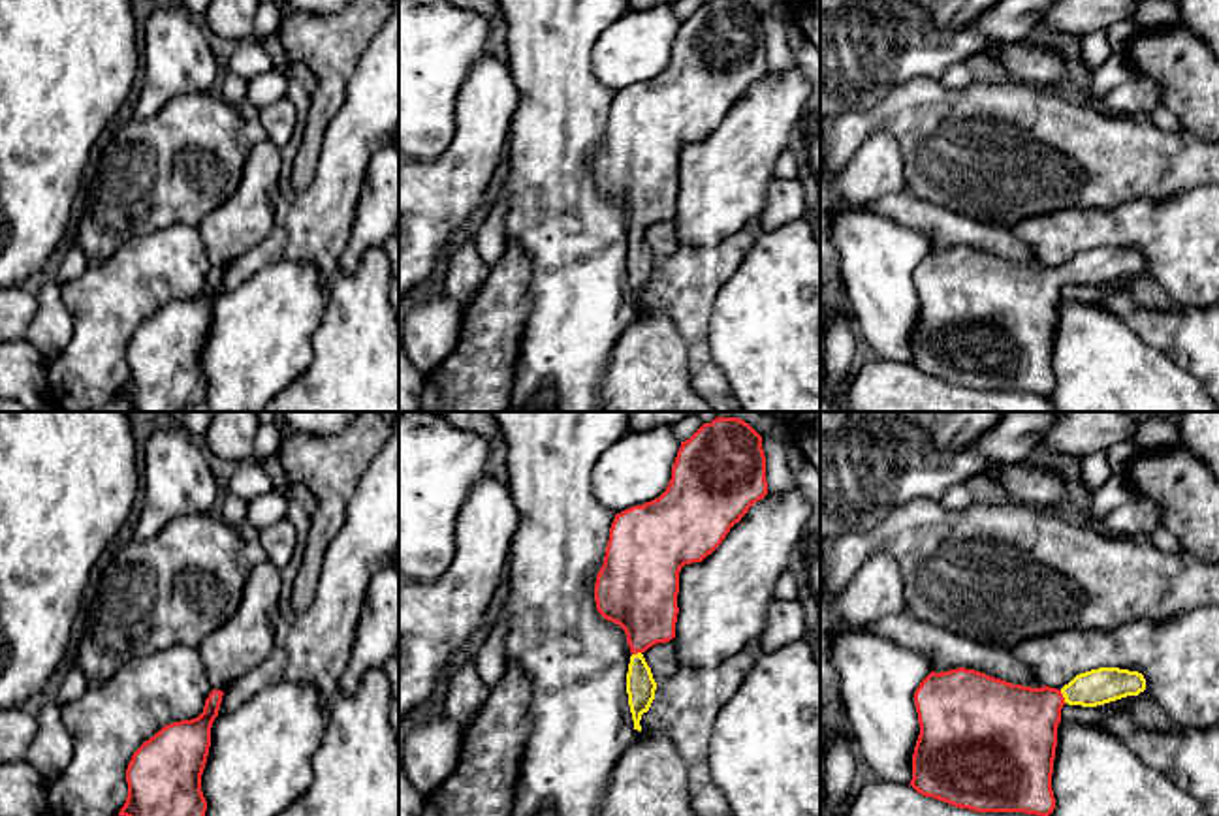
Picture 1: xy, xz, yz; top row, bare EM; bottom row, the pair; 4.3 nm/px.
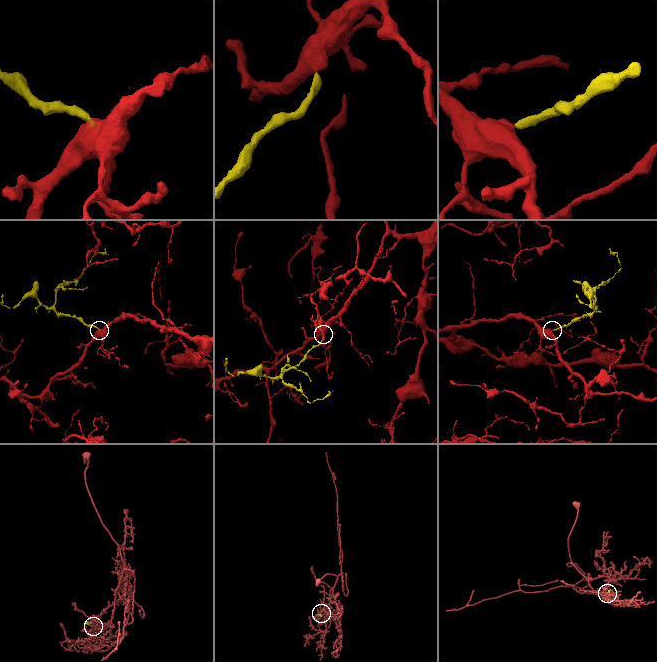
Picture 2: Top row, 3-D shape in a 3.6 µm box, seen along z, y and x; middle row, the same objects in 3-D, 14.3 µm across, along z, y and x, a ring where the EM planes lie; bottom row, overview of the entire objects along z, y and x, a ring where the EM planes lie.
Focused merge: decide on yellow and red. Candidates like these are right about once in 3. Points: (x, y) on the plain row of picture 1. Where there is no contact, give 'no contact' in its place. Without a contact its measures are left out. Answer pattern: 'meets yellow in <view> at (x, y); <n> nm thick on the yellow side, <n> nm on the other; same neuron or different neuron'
meets yellow in yz at (1063, 275); 160 nm thick on the yellow side, 360 nm on the other; same neuron

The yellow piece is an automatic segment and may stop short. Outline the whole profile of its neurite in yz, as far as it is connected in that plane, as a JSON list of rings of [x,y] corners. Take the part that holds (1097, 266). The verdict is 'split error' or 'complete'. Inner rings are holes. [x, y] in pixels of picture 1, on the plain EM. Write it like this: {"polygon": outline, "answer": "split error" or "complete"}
{"polygon": [[[1099,246],[1076,254],[1061,269],[1012,263],[974,248],[931,250],[914,271],[920,314],[912,333],[918,372],[974,391],[1025,391],[1048,397],[1057,305],[1065,282],[1097,286],[1146,269],[1138,250]]], "answer": "split error"}

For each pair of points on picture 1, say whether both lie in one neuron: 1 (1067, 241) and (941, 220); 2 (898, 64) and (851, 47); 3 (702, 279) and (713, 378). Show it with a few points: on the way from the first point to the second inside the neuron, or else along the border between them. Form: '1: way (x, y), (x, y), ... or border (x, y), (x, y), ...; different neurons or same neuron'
1: border (1013, 230), (1033, 249), (1043, 264); different neurons
2: way (886, 53), (881, 47), (862, 47); same neuron
3: way (696, 303), (698, 354); same neuron

